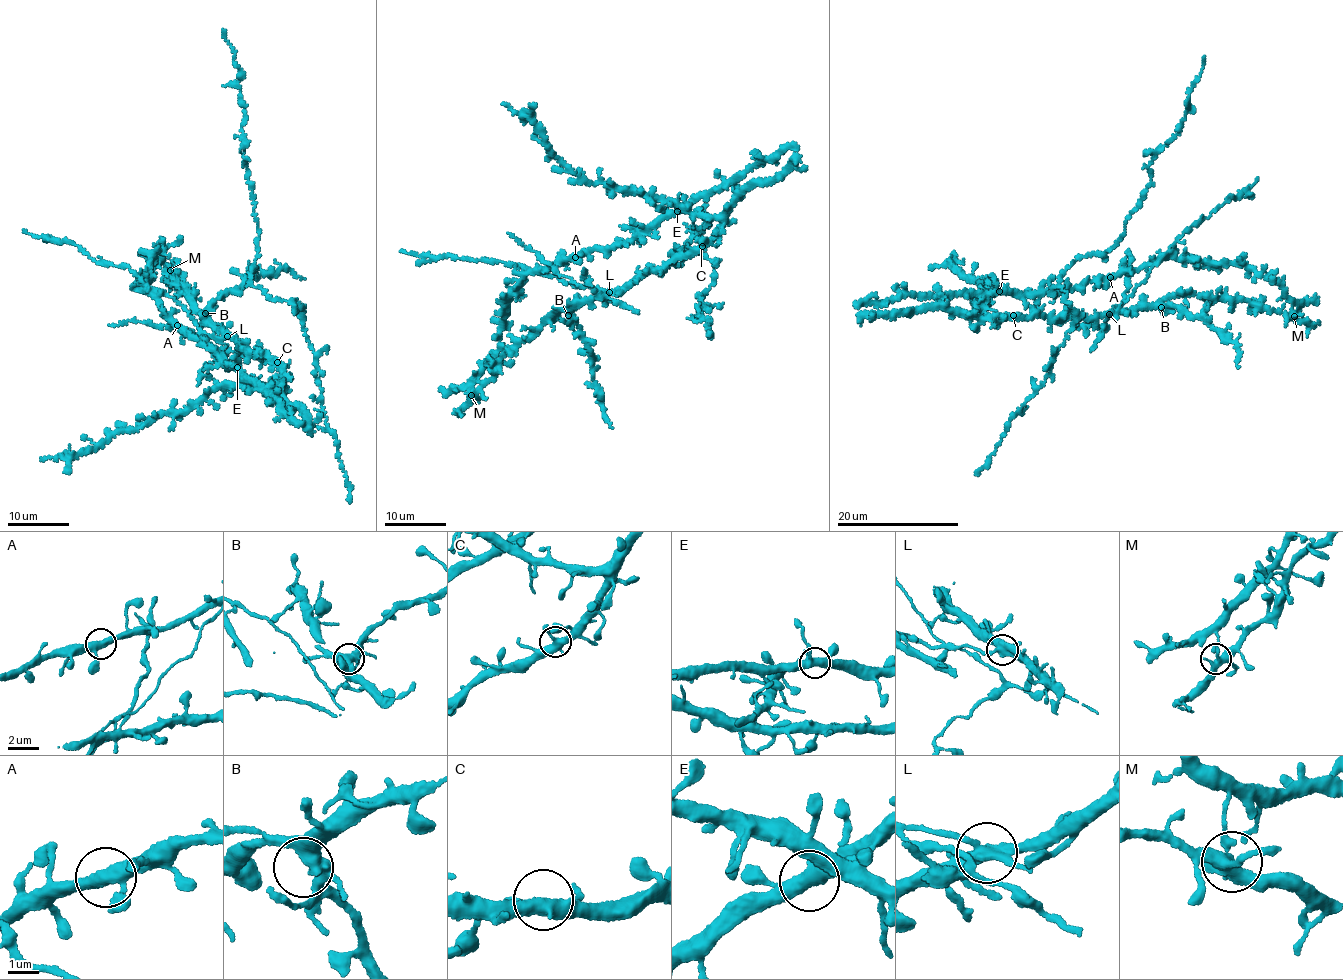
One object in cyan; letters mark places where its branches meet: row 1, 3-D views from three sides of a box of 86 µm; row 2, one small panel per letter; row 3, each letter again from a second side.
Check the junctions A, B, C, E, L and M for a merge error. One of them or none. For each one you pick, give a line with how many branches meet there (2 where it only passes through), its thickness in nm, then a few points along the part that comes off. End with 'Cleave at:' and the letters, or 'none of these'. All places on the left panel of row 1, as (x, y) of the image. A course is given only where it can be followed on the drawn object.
L: 4 | 400 nm | (227, 336), (201, 333), (184, 306), (146, 286), (128, 267), (95, 262), (76, 244), (61, 243), (23, 230)
Cleave at: L

